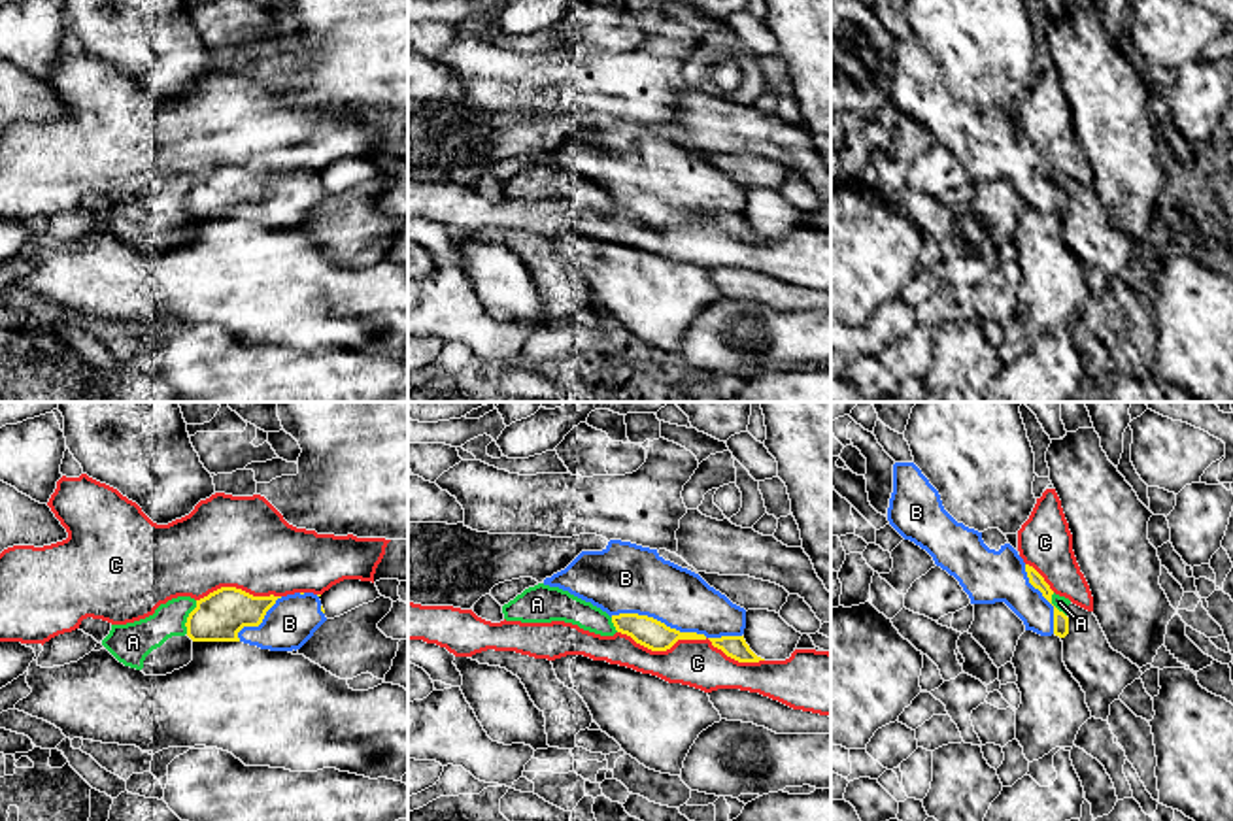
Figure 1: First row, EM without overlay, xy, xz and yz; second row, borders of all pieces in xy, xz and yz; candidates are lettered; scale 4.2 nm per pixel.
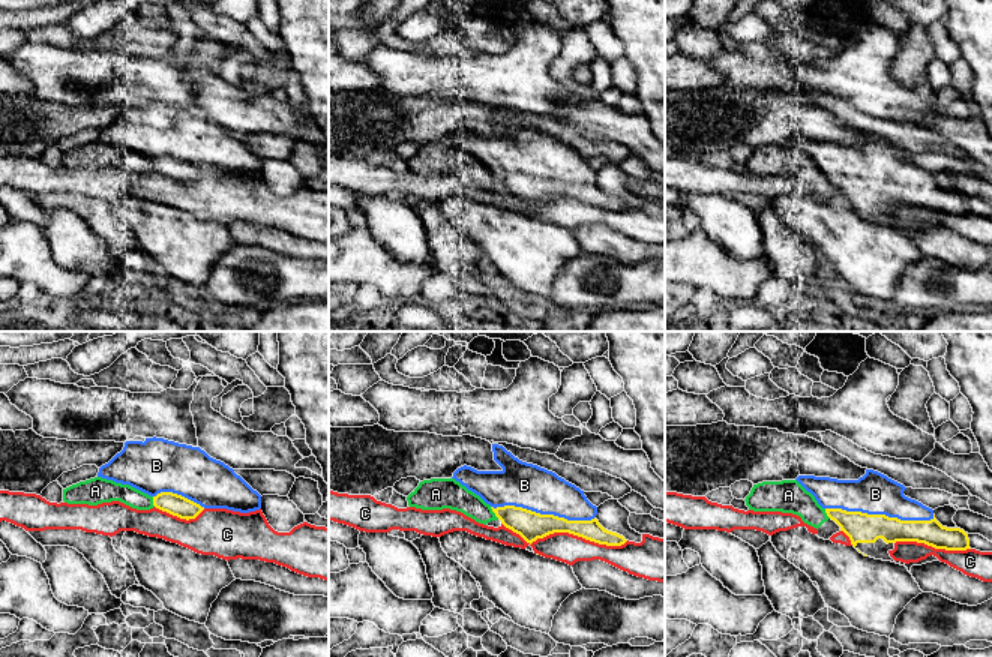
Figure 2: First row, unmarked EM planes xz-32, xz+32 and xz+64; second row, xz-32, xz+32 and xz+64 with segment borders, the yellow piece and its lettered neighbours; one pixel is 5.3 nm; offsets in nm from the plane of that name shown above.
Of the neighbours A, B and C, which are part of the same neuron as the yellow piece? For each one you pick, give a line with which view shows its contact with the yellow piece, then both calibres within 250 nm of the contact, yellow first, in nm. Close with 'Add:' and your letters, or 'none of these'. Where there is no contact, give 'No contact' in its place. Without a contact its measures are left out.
B: Touches yellow in xz. Thickness 130 nm (yellow) against 280 nm
Add: B

